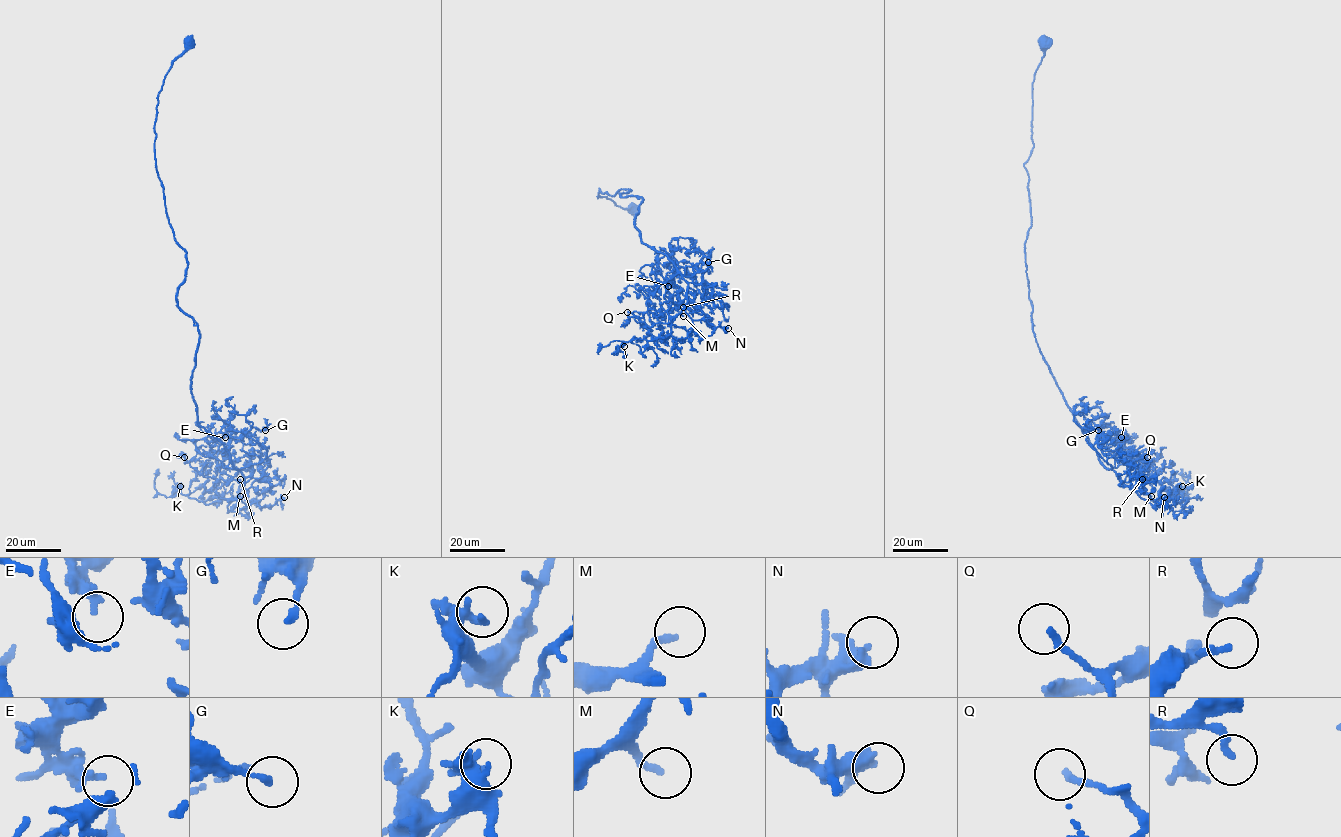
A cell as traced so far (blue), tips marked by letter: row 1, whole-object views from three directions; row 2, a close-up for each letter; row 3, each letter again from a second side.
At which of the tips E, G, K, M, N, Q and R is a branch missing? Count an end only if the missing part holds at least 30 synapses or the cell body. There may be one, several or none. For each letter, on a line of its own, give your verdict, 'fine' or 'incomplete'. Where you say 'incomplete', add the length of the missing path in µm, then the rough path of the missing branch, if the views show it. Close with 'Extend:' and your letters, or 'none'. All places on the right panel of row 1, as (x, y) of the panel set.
E: fine
G: fine
K: fine
M: incomplete | 10 µm | (1151, 496), (1156, 491), (1163, 491), (1168, 496)
N: fine
Q: incomplete | 15 µm
R: incomplete | 10 µm | (1142, 479), (1155, 479), (1163, 472)
Extend: M, Q, R

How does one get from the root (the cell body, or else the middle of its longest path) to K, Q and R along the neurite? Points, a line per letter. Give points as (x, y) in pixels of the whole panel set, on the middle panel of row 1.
K: (633, 209), (598, 198), (599, 189), (643, 199), (640, 239), (673, 263), (687, 303), (666, 337), (624, 346)
Q: (633, 209), (598, 198), (599, 189), (643, 199), (640, 239), (673, 263), (688, 291), (660, 314), (627, 312)
R: (633, 209), (598, 198), (599, 189), (643, 199), (635, 225), (687, 282), (683, 307)

